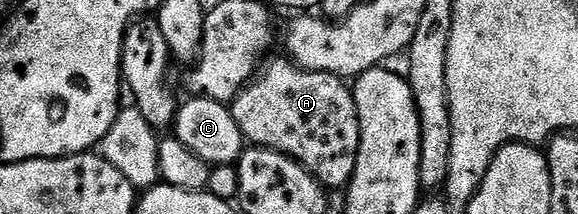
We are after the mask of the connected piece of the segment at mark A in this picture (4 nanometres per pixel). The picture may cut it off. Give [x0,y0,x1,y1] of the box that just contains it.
[231,56,359,188]

